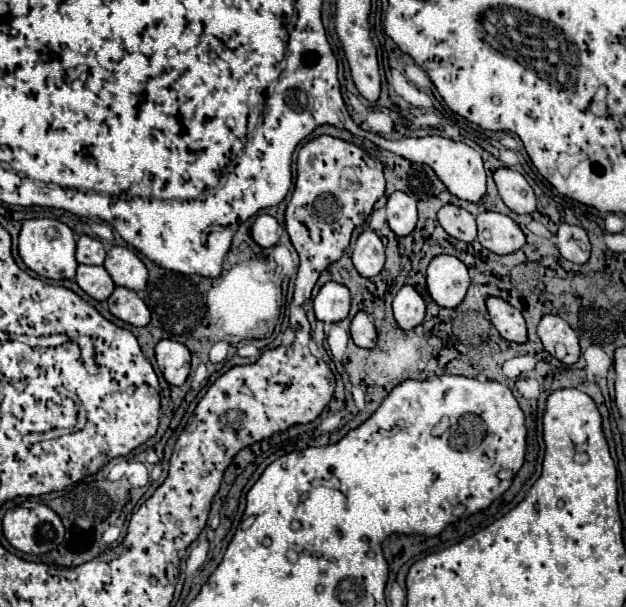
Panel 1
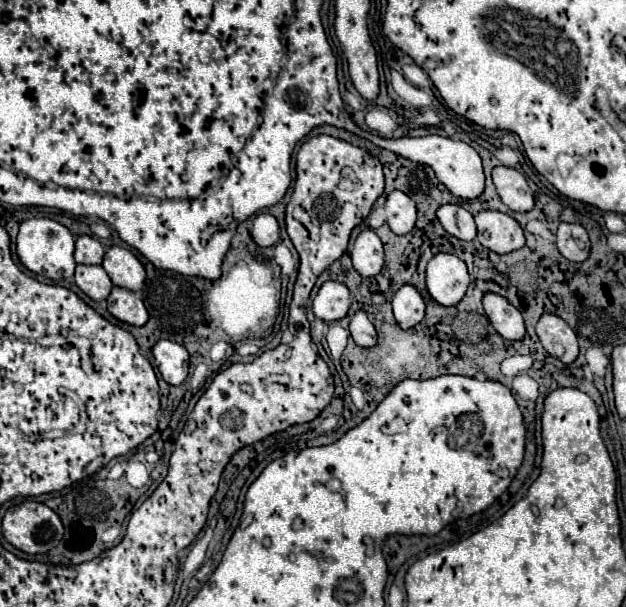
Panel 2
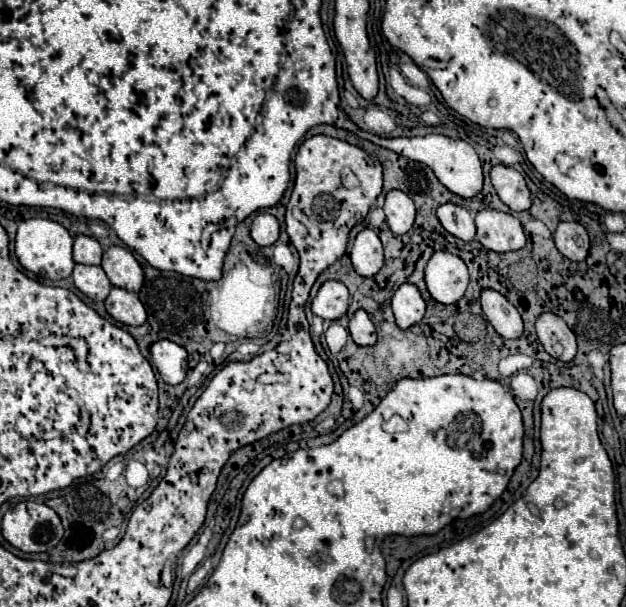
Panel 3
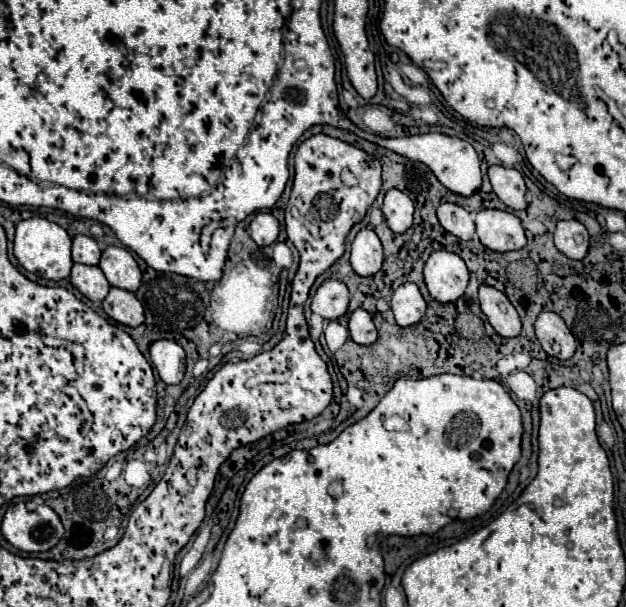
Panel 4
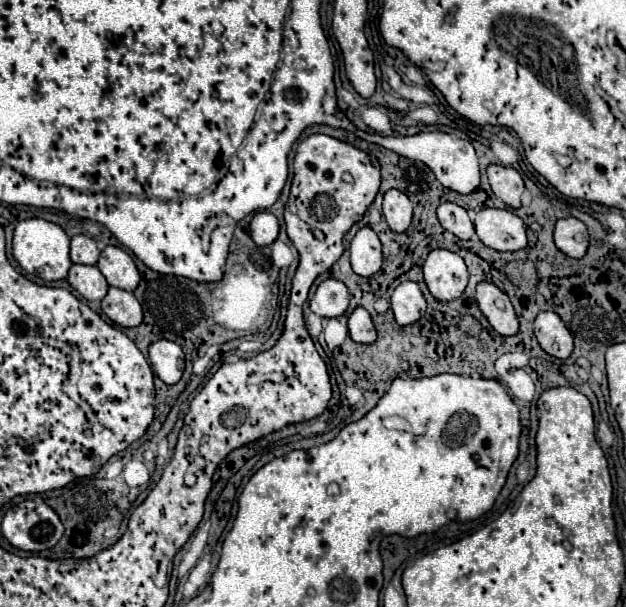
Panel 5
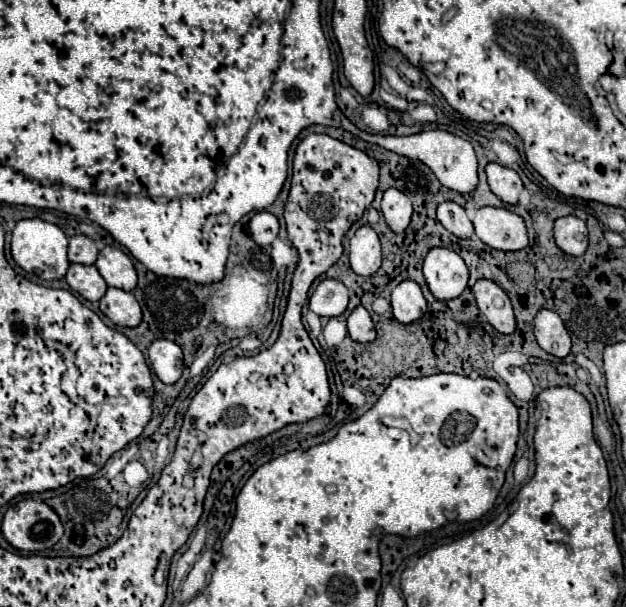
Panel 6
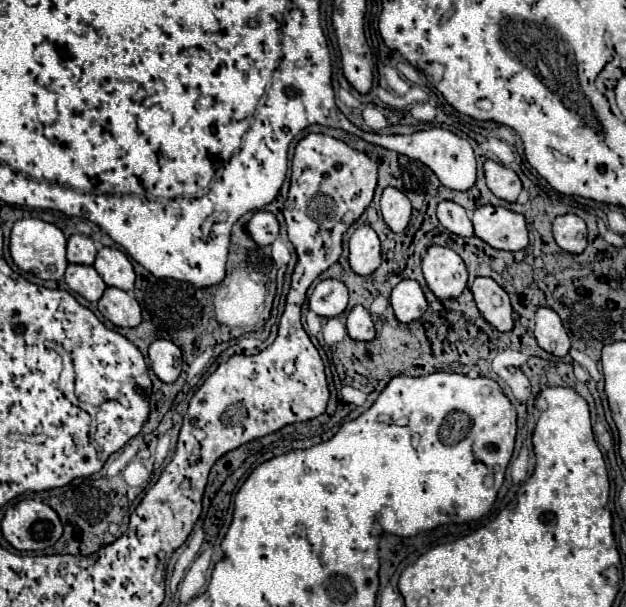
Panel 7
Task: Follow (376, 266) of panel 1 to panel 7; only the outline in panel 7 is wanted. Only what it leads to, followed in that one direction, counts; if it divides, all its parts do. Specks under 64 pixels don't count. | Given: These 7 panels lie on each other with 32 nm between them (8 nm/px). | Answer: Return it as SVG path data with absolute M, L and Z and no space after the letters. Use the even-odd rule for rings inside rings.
M368 224L356 228L348 242L348 250L350 250L348 260L356 274L368 276L380 266L380 240Z

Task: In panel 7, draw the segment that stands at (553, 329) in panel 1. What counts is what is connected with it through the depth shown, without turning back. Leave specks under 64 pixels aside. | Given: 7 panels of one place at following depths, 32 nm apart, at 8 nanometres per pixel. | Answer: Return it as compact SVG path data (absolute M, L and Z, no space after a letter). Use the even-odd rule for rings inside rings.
M550 308L536 310L534 336L538 340L538 346L554 356L566 356L570 350L570 338L562 326L562 320Z

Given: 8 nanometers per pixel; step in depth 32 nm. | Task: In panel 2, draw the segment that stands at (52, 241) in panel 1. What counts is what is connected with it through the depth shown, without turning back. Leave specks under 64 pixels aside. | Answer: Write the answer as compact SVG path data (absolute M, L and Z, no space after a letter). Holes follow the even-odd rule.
M30 218L20 224L16 238L16 254L20 262L34 274L48 276L50 280L68 280L74 276L74 236L70 230L48 218Z

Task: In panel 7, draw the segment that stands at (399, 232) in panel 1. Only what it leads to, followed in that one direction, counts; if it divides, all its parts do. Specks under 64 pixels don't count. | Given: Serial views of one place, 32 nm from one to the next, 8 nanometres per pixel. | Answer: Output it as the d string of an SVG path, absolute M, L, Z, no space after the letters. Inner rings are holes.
M386 188L380 198L380 212L392 232L402 232L410 220L410 200L396 188Z

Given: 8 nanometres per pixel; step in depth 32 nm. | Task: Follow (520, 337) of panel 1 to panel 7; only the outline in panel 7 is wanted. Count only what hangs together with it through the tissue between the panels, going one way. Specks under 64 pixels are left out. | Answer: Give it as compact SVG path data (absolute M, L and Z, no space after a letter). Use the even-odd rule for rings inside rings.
M478 276L472 284L472 294L476 300L476 306L480 314L500 332L508 332L514 326L512 318L512 306L508 300L508 294L486 276Z

